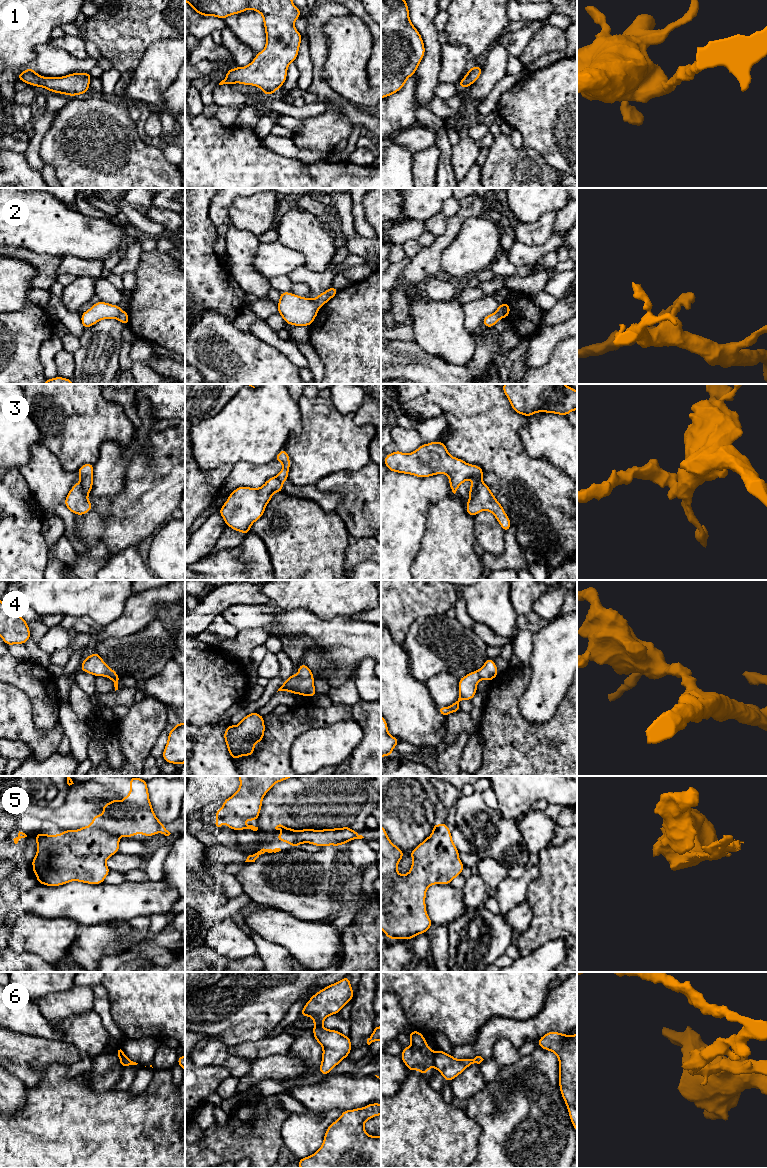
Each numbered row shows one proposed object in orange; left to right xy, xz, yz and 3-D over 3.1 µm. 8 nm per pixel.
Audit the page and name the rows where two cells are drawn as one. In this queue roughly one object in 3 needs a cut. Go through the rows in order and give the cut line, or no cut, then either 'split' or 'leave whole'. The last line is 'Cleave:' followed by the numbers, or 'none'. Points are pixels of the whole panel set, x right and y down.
1: no cut | leave whole
2: xz (312, 299), (319, 307) | split
3: yz (481, 480), (478, 482), (476, 490), (470, 495) | split
4: no cut | leave whole
5: xy (90, 825), (104, 828), (117, 836) | split
6: yz (434, 1052), (435, 1066) | split
Cleave: 2, 3, 5, 6

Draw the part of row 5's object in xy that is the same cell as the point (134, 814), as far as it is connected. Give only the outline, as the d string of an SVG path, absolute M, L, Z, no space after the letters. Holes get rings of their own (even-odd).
M139 777L130 780L130 793L121 802L112 799L102 806L103 815L94 815L91 826L100 827L117 836L131 838L144 834L147 838L158 832L171 833L159 821L149 800L147 782Z

